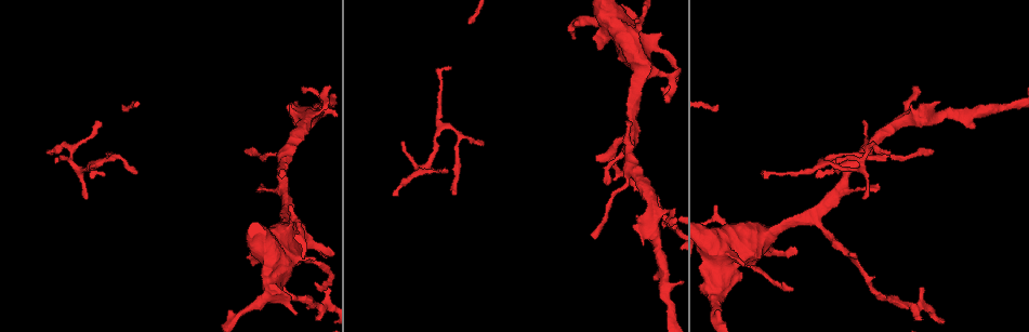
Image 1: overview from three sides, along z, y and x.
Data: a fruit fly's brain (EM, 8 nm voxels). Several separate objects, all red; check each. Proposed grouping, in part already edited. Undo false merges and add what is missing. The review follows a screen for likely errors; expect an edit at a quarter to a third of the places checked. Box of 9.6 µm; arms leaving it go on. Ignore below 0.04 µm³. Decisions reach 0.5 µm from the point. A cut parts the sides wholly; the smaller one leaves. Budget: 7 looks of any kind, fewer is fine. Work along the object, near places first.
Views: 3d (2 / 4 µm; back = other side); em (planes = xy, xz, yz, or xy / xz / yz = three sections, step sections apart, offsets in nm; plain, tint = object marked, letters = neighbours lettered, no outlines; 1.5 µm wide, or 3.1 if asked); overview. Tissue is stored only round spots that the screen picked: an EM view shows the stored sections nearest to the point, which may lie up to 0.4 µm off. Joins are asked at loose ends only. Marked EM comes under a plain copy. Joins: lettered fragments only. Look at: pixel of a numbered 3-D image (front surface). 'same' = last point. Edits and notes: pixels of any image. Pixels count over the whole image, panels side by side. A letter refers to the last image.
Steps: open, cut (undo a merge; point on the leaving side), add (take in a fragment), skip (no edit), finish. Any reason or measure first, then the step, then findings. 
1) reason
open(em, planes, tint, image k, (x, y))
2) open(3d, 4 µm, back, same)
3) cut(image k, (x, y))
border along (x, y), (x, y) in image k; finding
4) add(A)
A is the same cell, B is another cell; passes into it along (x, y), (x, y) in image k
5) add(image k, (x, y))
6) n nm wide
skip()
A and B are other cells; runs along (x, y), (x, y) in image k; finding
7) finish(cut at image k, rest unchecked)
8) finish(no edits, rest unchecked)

branch stops here
open(em, planes, letters, image 1, (137, 173))

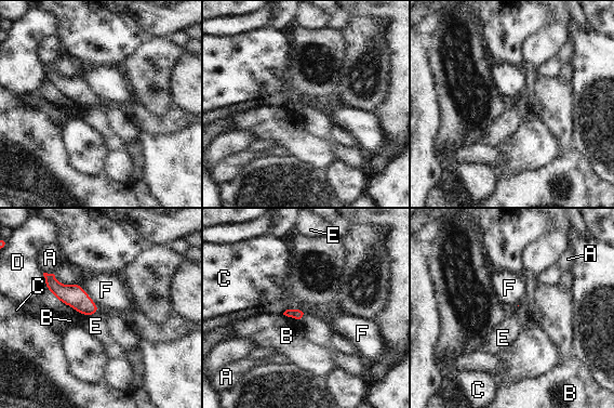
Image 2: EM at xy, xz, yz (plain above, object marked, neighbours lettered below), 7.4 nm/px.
skip()
A, B, C, D, E and F are other cells; border along (97, 313), (89, 316) in image 2; no lettered fragment goes on from it

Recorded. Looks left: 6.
an open end
open(em, xy, step 4, letters, image 1, (890, 154))

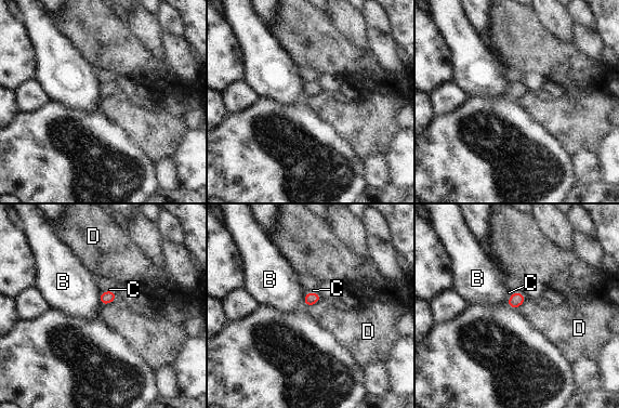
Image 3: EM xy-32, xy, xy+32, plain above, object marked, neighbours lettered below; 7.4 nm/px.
cut it another way
open(em, planes, letters, same)

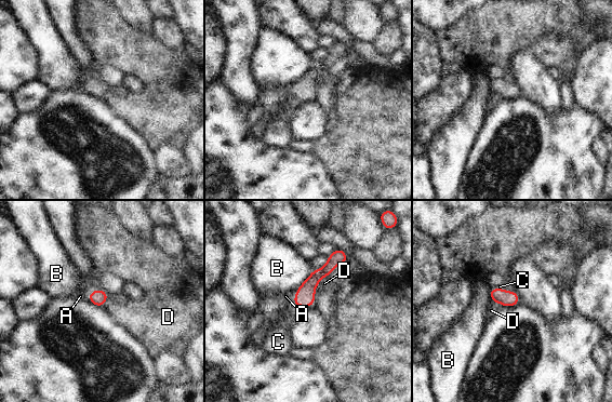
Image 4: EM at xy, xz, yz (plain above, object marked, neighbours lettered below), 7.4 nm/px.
120 nm wide
add(C)
C is the same cell, A, B and D are other cells; passes into it along (305, 296), (296, 306), (278, 334) in image 4; it goes on there

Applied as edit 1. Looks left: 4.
branch stops here
open(em, planes, tint, image 1, (629, 123))

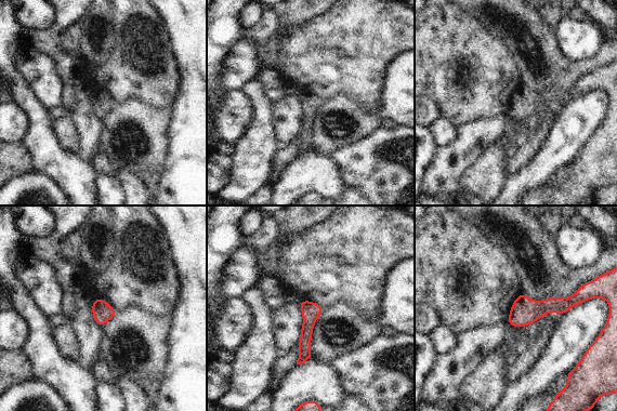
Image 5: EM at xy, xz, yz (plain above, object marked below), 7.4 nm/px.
open(em, planes, letters, same)

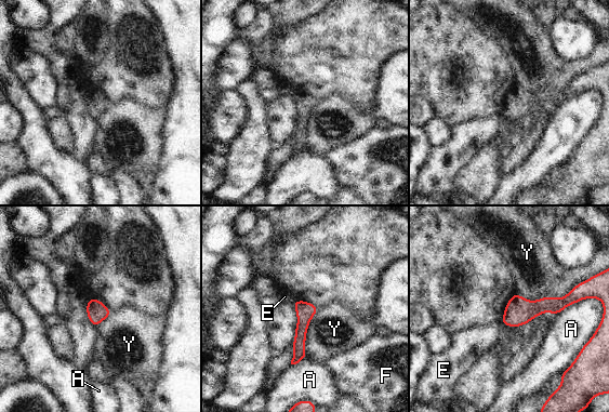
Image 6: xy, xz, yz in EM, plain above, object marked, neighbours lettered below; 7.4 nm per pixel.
skip()
A, E, F and Y are other cells; border along (582, 280), (561, 297), (515, 292) in image 6; no lettered fragment goes on from it

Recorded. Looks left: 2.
finish(add at image 4, rest unchecked)

